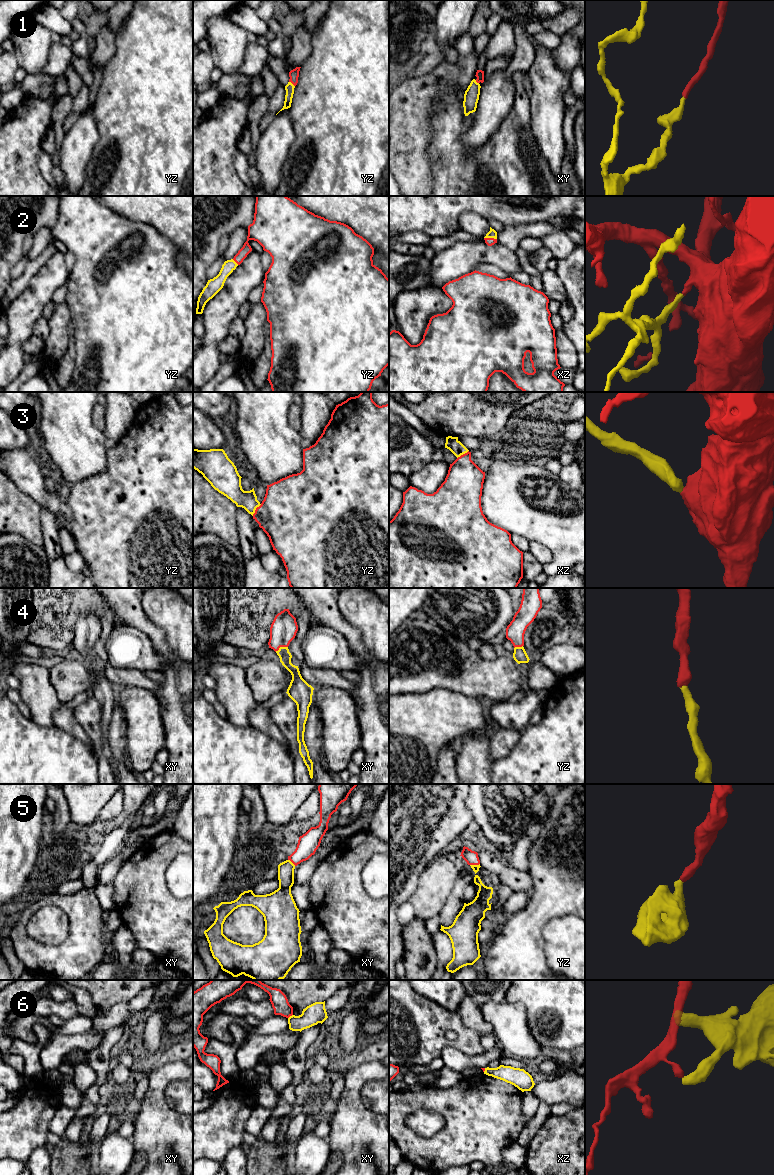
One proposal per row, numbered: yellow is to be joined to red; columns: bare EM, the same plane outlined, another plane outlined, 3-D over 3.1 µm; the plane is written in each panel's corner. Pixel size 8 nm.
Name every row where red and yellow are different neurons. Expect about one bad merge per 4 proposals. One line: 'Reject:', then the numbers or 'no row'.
Reject: 6

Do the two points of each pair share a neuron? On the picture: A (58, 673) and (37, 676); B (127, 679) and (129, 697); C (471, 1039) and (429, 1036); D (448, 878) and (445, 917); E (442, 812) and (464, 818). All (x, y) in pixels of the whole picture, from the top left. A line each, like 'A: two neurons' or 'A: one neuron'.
A: two neurons
B: two neurons
C: one neuron
D: two neurons
E: one neuron

